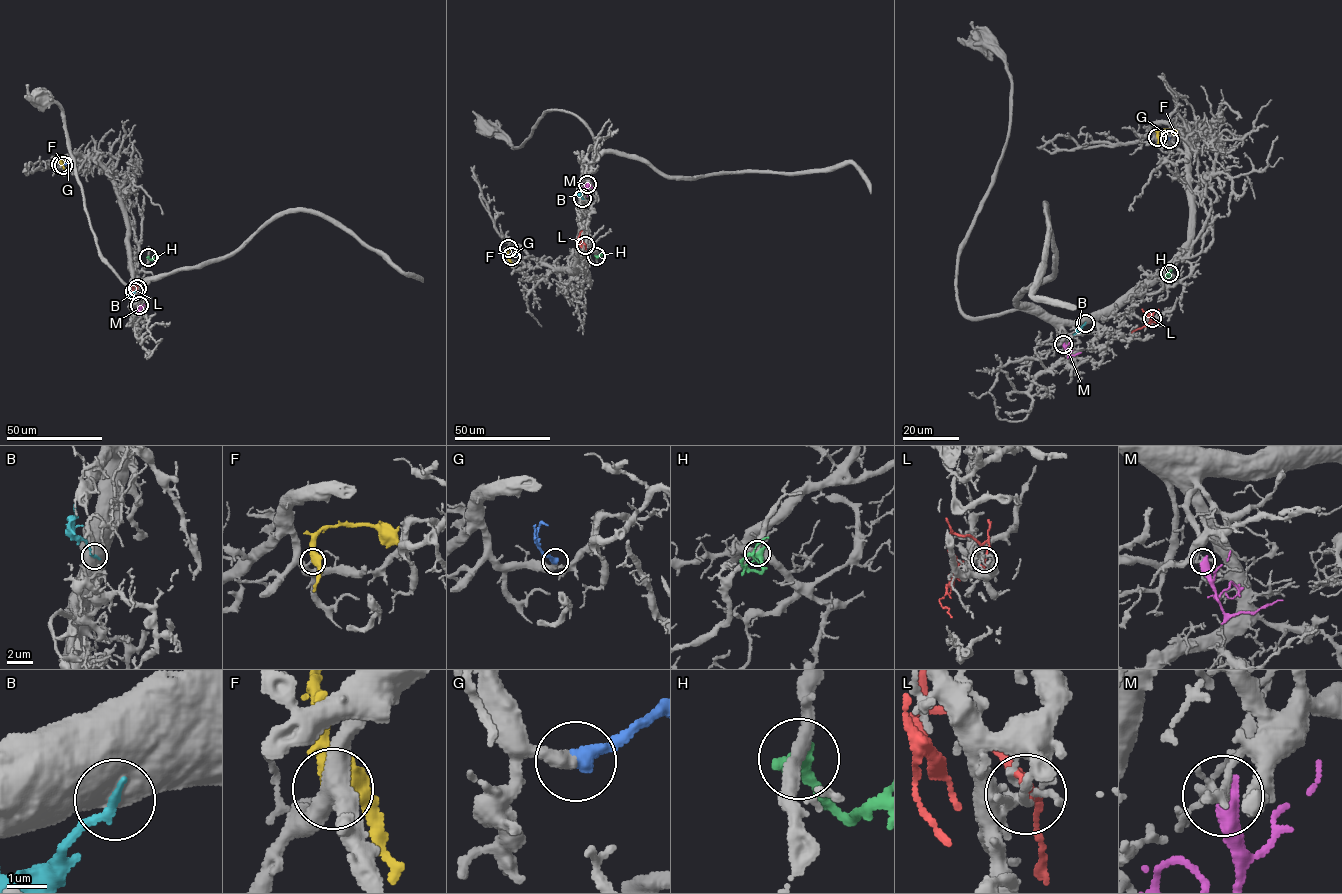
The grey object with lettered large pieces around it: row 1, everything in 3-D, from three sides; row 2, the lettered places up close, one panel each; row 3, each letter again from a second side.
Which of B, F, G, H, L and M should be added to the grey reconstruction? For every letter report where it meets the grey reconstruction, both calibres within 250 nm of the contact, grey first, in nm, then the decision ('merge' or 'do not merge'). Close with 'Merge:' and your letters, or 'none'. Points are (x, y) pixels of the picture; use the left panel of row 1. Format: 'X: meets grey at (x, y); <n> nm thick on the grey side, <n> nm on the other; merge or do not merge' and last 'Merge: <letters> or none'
B: meets grey at (134, 291); 480 nm thick on the grey side, 240 nm on the other; do not merge
F: meets grey at (60, 164); 220 nm thick on the grey side, 550 nm on the other; do not merge
G: meets grey at (63, 165); 420 nm thick on the grey side, 400 nm on the other; merge
H: meets grey at (148, 257); 340 nm thick on the grey side, 550 nm on the other; do not merge
L: meets grey at (137, 288); 170 nm thick on the grey side, 190 nm on the other; do not merge
M: meets grey at (139, 305); 190 nm thick on the grey side, 550 nm on the other; do not merge
Merge: G

